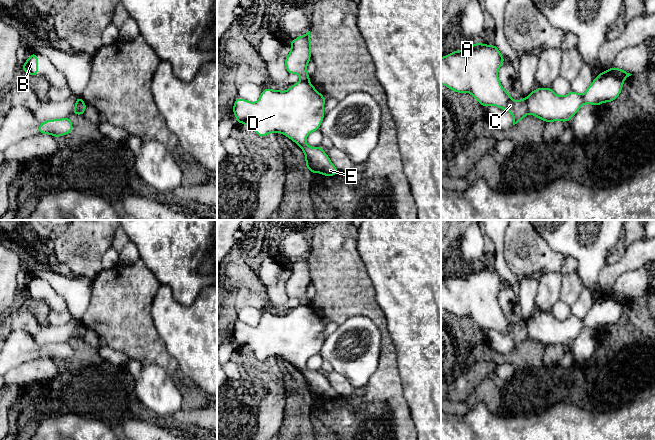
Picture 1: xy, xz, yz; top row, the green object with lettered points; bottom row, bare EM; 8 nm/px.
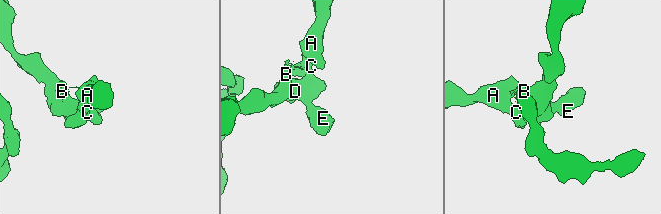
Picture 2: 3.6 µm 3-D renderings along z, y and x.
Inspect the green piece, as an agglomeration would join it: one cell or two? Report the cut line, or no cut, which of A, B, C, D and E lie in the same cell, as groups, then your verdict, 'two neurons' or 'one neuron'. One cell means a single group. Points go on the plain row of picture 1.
cut in yz along (524, 323), (528, 337); A C / B D E; two neurons

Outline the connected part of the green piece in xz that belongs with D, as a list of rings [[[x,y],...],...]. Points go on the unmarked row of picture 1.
[[[299,305],[290,310],[286,315],[264,312],[257,326],[250,326],[237,321],[232,336],[237,348],[243,347],[252,352],[259,361],[266,361],[269,357],[282,357],[295,366],[305,378],[305,389],[313,397],[324,400],[336,400],[339,394],[331,386],[329,380],[321,370],[311,371],[306,367],[307,359],[320,353],[325,341],[323,335],[326,322],[315,311],[306,305]]]

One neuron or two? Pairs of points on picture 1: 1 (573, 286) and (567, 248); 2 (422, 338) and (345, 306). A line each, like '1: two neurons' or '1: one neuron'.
1: two neurons
2: two neurons

